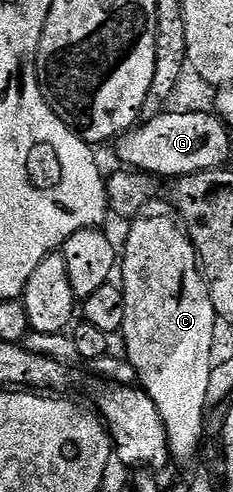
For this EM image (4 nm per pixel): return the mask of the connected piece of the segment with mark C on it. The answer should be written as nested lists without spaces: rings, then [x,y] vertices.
[[[142,215],[137,218],[133,222],[134,225],[130,229],[130,234],[126,237],[126,249],[124,245],[124,252],[121,254],[120,257],[120,277],[122,273],[122,278],[120,278],[120,284],[122,287],[122,290],[124,291],[124,327],[122,328],[122,332],[120,334],[120,340],[123,341],[124,344],[126,344],[126,357],[128,360],[130,360],[130,365],[132,368],[134,368],[134,373],[136,376],[138,376],[137,384],[140,386],[140,388],[145,391],[149,397],[152,399],[152,403],[156,403],[156,411],[160,411],[160,419],[164,419],[164,427],[166,428],[166,434],[168,435],[168,443],[170,444],[170,455],[171,458],[175,462],[177,461],[190,461],[193,459],[194,456],[198,453],[198,448],[202,445],[202,436],[206,433],[206,411],[208,411],[208,404],[206,401],[206,396],[208,395],[208,383],[212,376],[212,371],[216,364],[216,357],[214,357],[214,325],[216,326],[216,314],[214,312],[214,308],[212,307],[212,299],[210,298],[210,289],[206,286],[206,278],[200,268],[200,262],[198,260],[198,252],[194,250],[194,244],[190,242],[189,237],[186,236],[185,228],[173,216],[170,217],[146,217],[147,215]]]

